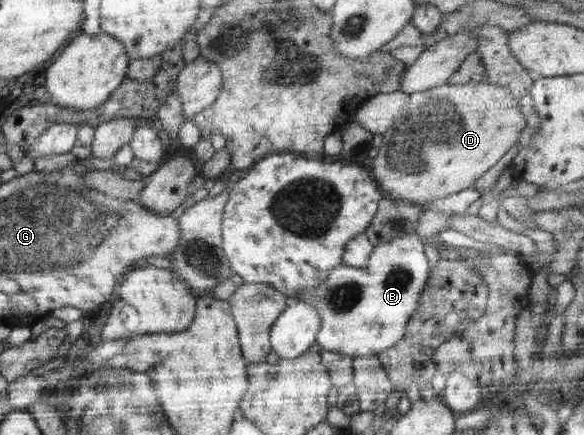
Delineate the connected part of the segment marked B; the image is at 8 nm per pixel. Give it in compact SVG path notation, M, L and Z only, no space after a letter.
M416 232L384 242L373 248L364 268L352 268L342 262L322 284L292 297L303 299L316 309L322 326L315 342L322 349L353 358L376 355L398 344L428 281L431 266L425 254L426 244Z

